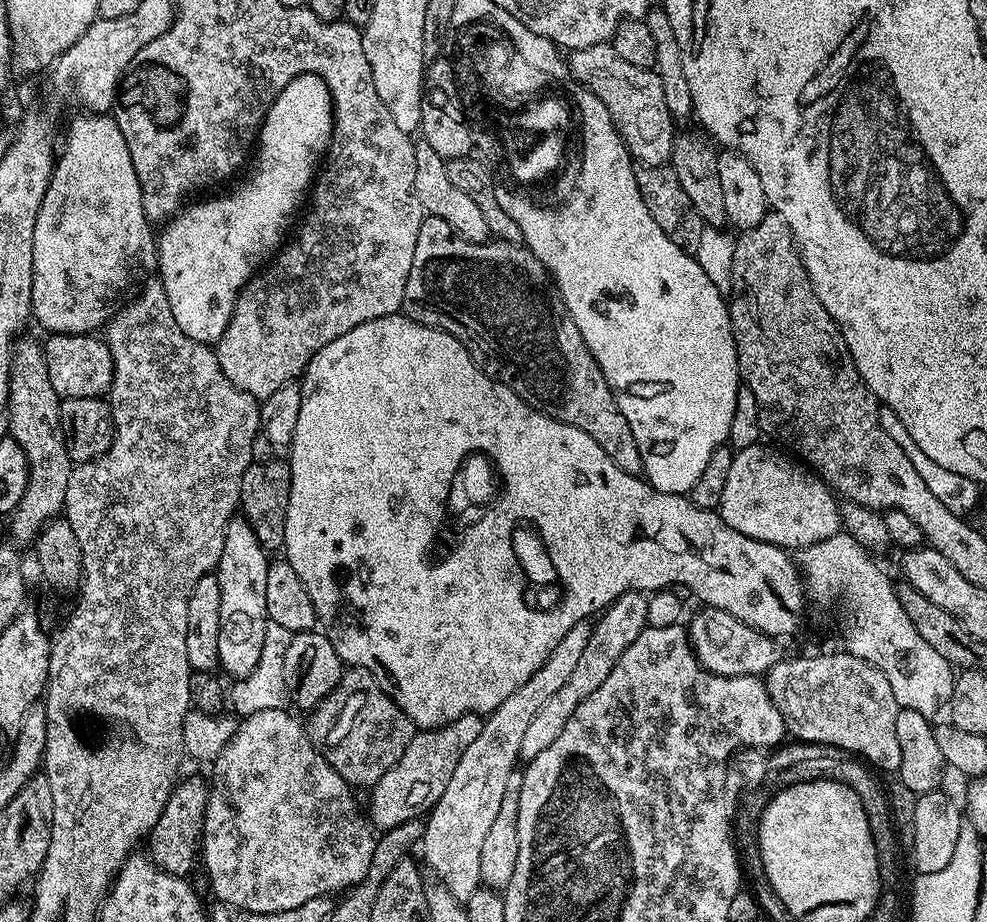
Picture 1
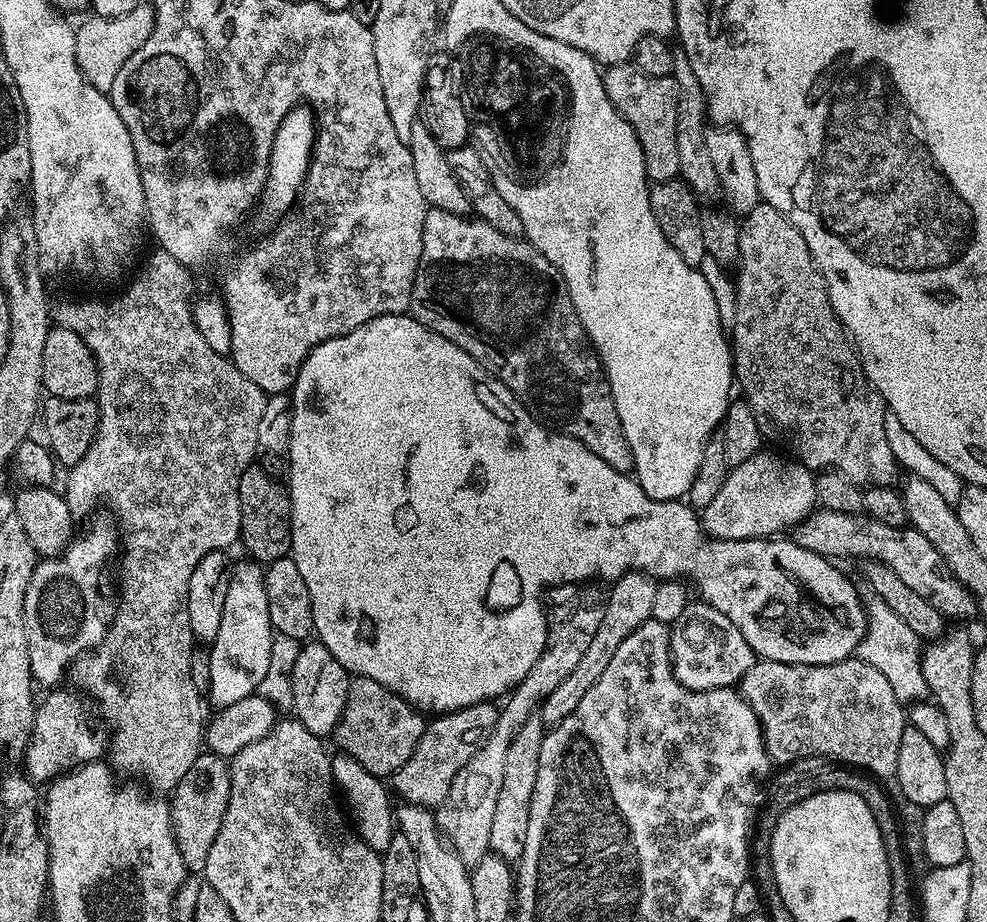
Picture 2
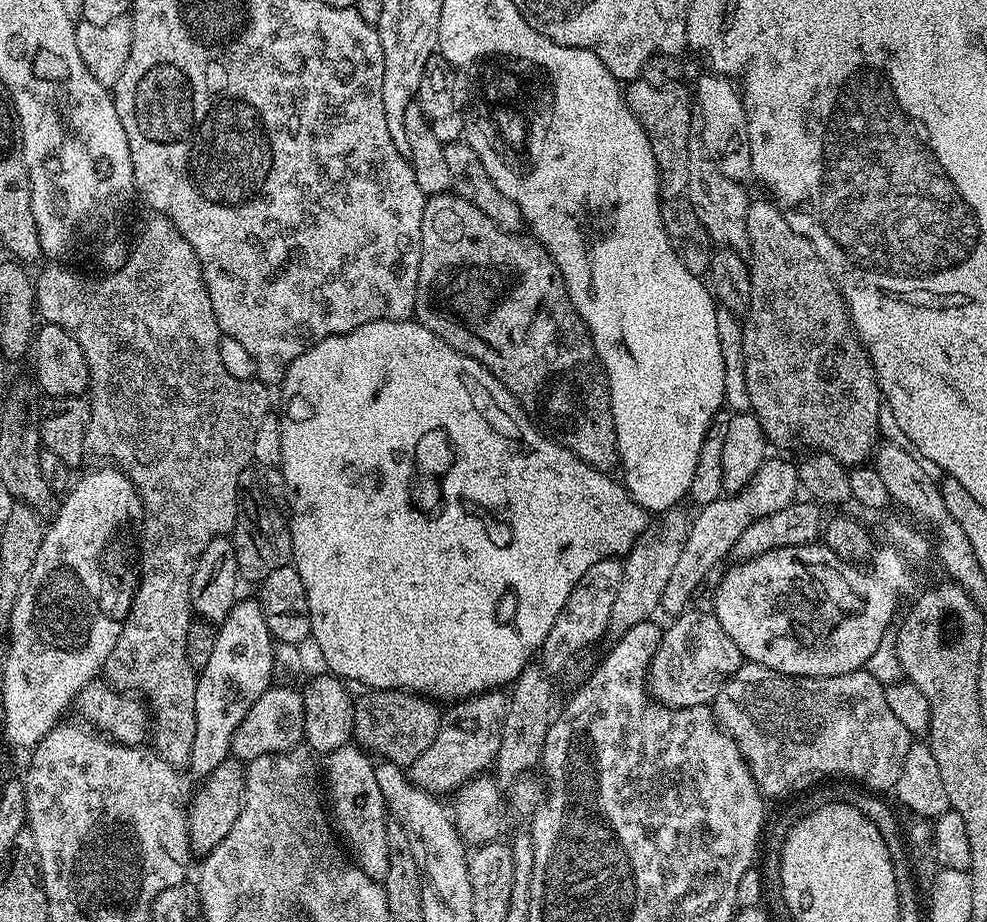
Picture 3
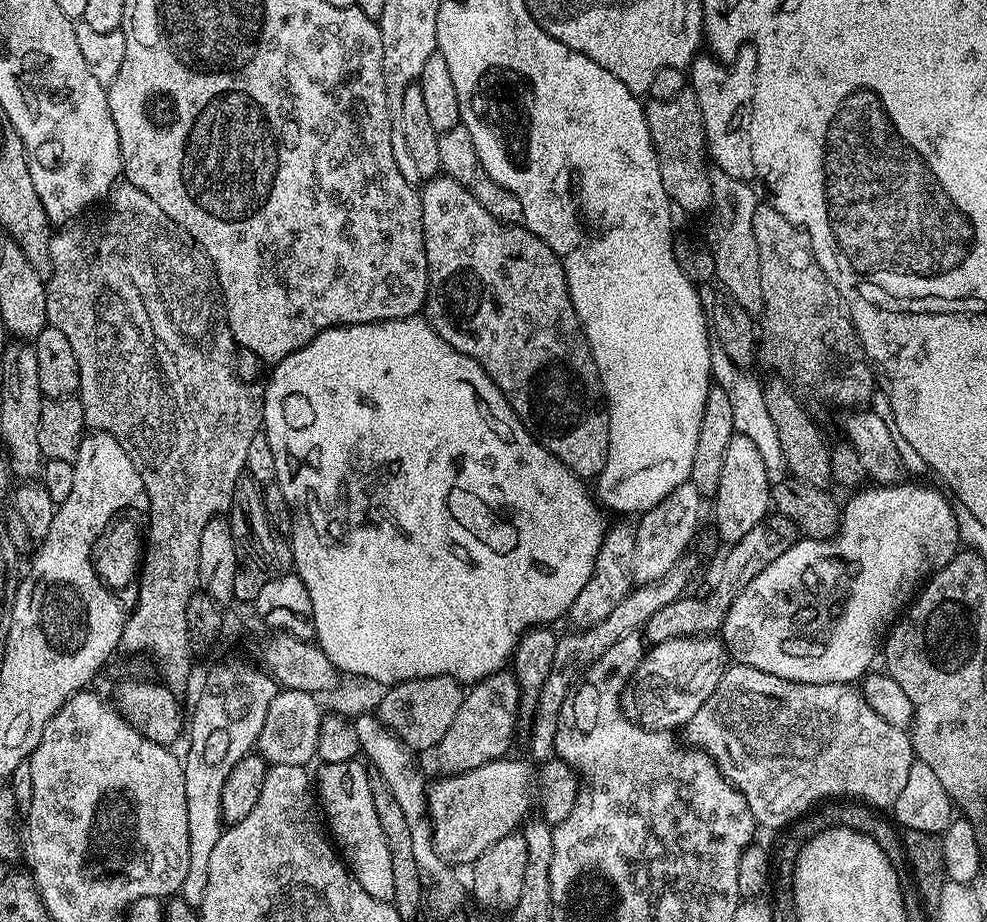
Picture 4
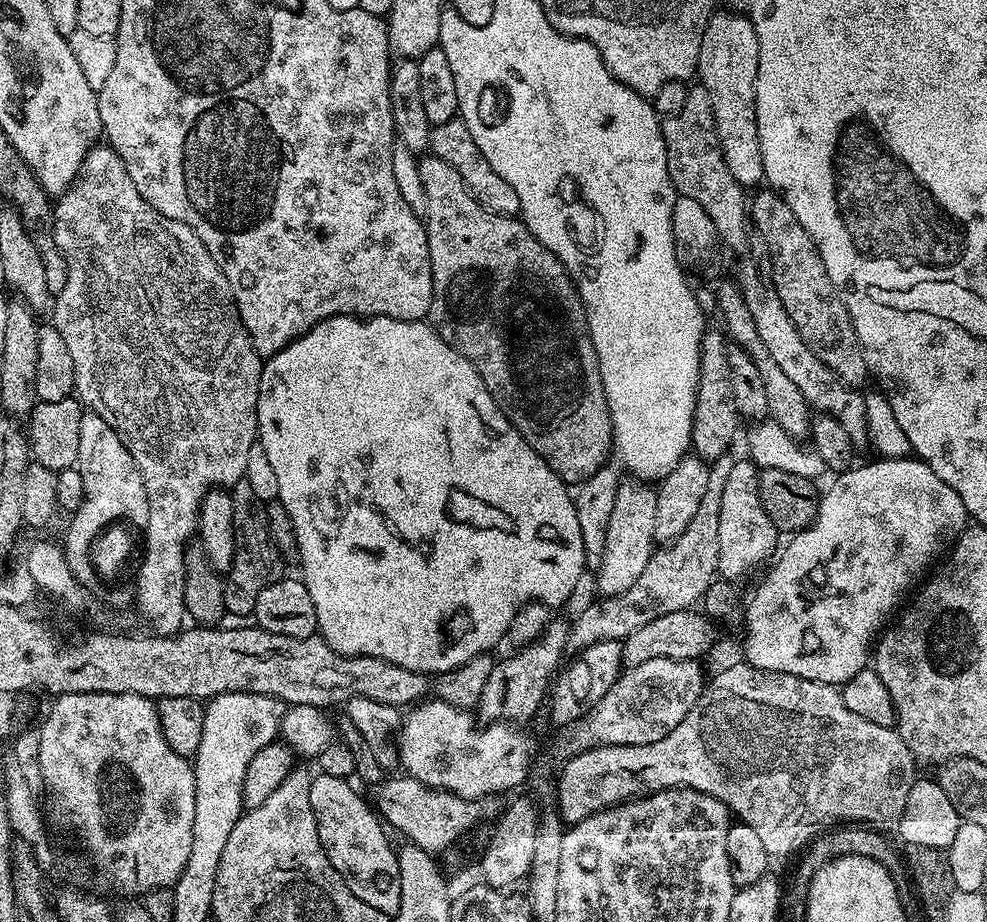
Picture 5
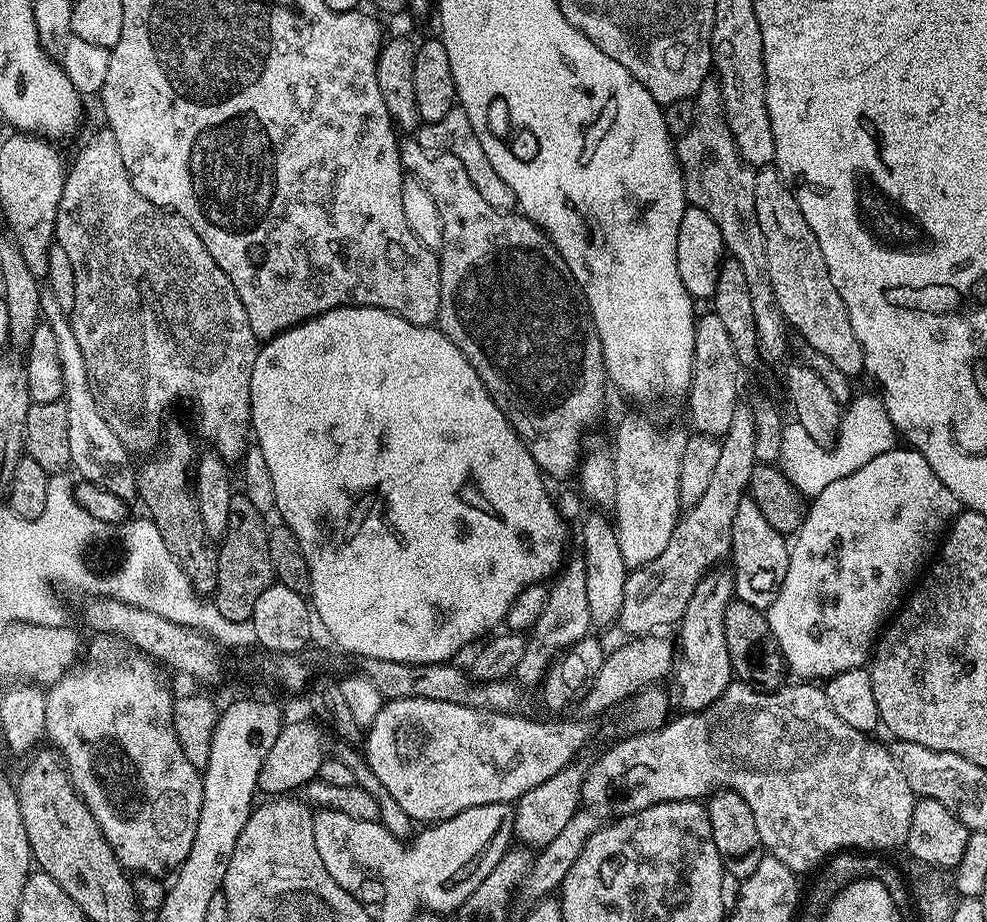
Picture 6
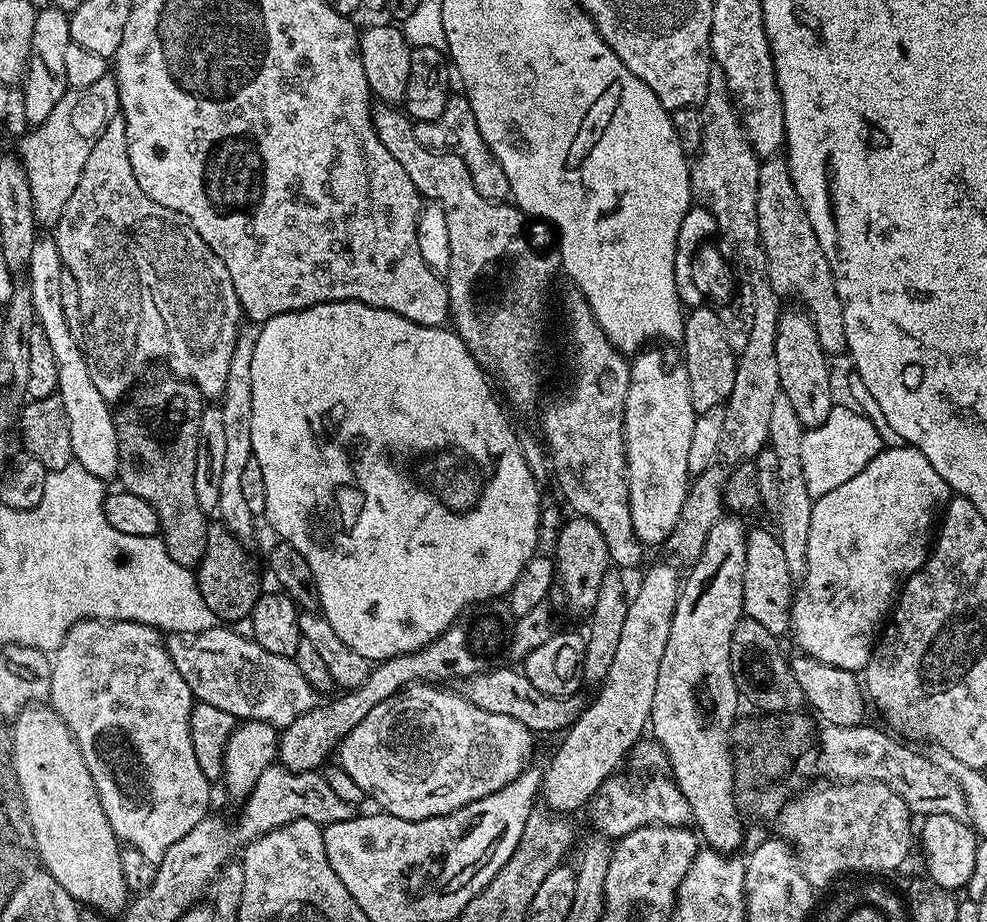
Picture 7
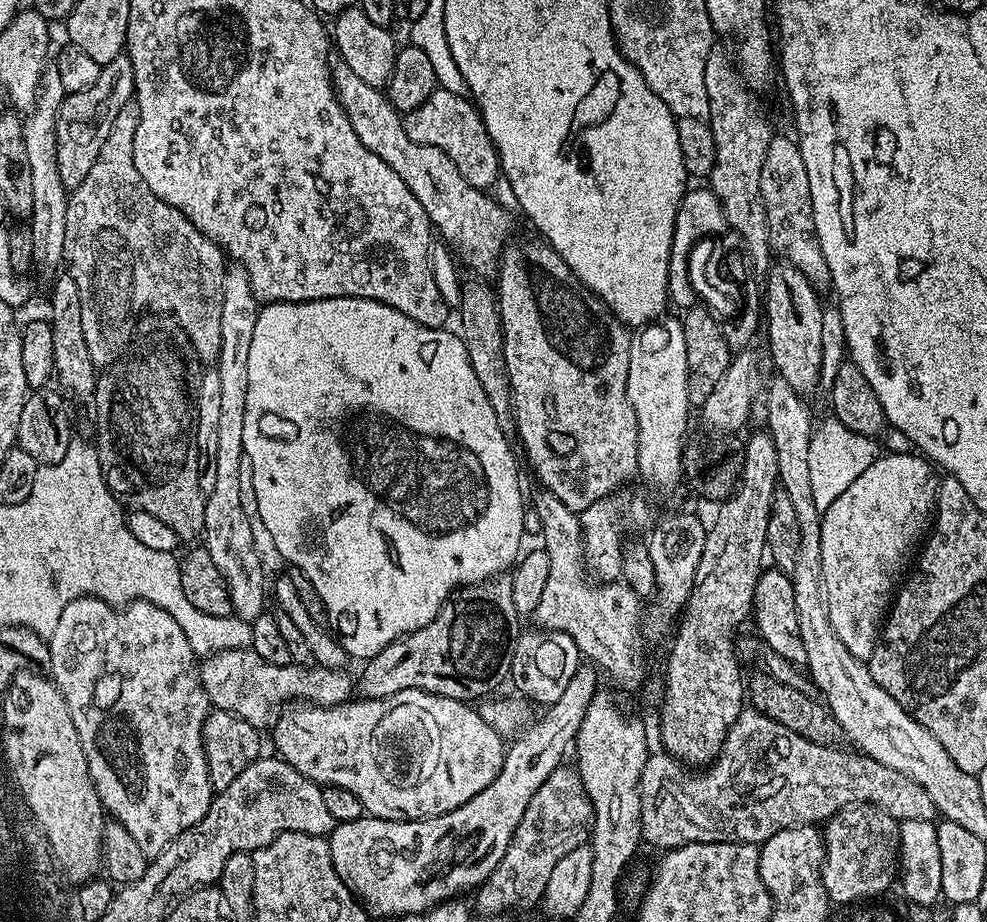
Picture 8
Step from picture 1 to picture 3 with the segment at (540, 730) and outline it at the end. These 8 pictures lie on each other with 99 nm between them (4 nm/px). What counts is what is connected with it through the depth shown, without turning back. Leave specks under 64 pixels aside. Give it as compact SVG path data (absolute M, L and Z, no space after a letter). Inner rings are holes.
M683 507L668 509L659 517L660 520L642 533L634 547L623 557L622 582L618 585L618 594L614 594L614 610L610 610L610 622L606 633L609 641L615 642L638 622L653 619L657 615L662 598L662 589L670 582L670 573L678 563L678 554L688 537L690 516L683 512Z

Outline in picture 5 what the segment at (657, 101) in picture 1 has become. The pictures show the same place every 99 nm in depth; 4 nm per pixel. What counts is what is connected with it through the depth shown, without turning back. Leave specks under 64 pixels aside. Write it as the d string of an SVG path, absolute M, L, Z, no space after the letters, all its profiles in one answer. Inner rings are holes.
M702 86L689 87L688 97L682 110L678 110L672 116L664 116L660 129L666 142L666 162L670 170L670 178L677 193L686 198L694 198L694 202L700 203L702 210L710 214L710 219L714 222L725 249L733 248L736 252L742 251L748 244L748 228L750 232L750 200L742 185L734 182L734 174L730 174L722 158L710 94Z

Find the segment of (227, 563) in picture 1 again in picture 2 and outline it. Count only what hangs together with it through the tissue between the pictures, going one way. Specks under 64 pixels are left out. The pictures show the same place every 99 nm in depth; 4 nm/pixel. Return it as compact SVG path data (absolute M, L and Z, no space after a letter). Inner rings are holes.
M255 562L237 563L232 569L226 606L222 606L222 626L210 645L210 686L206 696L216 710L232 706L247 696L257 695L262 677L270 666L273 631L270 606L266 606L265 569Z

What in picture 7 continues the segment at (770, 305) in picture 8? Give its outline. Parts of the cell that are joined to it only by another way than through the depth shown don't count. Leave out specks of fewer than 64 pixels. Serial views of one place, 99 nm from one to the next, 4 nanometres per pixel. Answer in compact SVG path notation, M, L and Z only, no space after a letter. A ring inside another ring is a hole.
M781 311L778 322L778 334L774 342L774 354L778 354L778 378L780 391L790 398L794 410L798 413L798 422L802 422L805 430L822 426L826 418L830 418L830 410L834 406L832 400L832 372L828 369L829 353L818 342L818 330L814 330L812 320L807 312Z

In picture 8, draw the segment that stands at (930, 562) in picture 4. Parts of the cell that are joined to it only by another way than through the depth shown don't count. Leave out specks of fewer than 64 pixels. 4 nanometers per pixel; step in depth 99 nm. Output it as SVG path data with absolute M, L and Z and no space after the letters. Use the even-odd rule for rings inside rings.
M896 452L893 456L877 455L876 461L866 466L866 470L862 470L862 474L858 474L858 478L854 478L854 482L846 486L844 493L838 494L838 498L830 502L820 518L822 582L828 595L830 622L842 646L846 646L846 650L850 650L854 658L865 662L876 649L876 642L890 611L894 593L905 579L929 531L930 521L936 510L937 469L923 455L908 452Z

